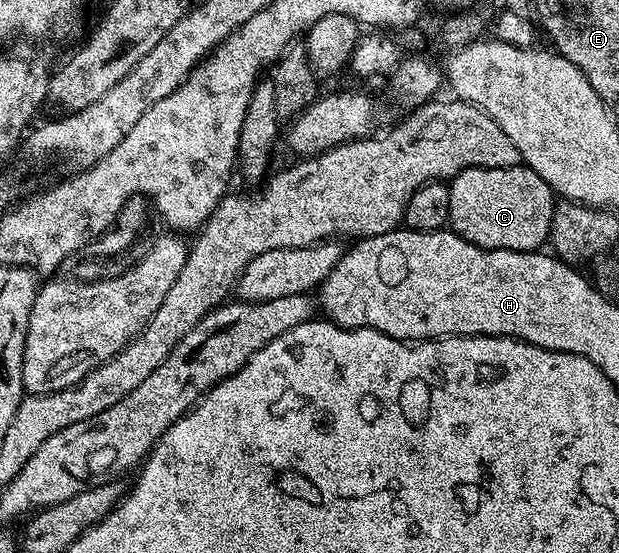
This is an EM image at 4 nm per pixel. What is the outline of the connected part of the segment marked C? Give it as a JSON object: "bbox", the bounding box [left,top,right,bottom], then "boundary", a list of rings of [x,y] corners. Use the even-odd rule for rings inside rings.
{"bbox":[448,164,558,251],"boundary":[[[523,164],[510,168],[465,168],[461,174],[451,179],[448,186],[450,192],[450,216],[448,226],[462,240],[487,250],[527,250],[539,251],[540,246],[549,241],[552,232],[552,217],[558,205],[554,191],[538,172],[534,172]]]}

